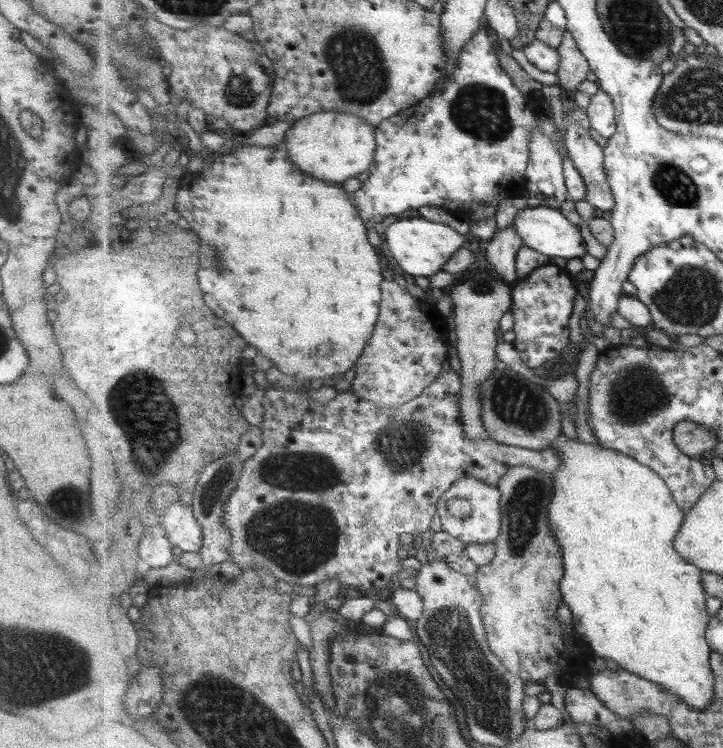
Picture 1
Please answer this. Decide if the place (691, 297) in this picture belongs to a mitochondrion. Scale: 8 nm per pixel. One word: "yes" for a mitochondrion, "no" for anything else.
yes

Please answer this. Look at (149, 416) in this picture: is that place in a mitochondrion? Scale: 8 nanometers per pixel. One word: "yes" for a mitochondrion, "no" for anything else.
yes

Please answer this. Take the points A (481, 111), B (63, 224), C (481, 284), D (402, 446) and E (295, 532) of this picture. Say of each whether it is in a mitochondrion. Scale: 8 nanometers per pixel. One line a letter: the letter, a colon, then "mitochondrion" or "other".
A: mitochondrion
B: other
C: mitochondrion
D: mitochondrion
E: mitochondrion

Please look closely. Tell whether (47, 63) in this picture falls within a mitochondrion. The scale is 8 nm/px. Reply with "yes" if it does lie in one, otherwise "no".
no

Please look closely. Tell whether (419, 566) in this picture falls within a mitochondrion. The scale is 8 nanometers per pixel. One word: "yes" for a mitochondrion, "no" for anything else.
no

